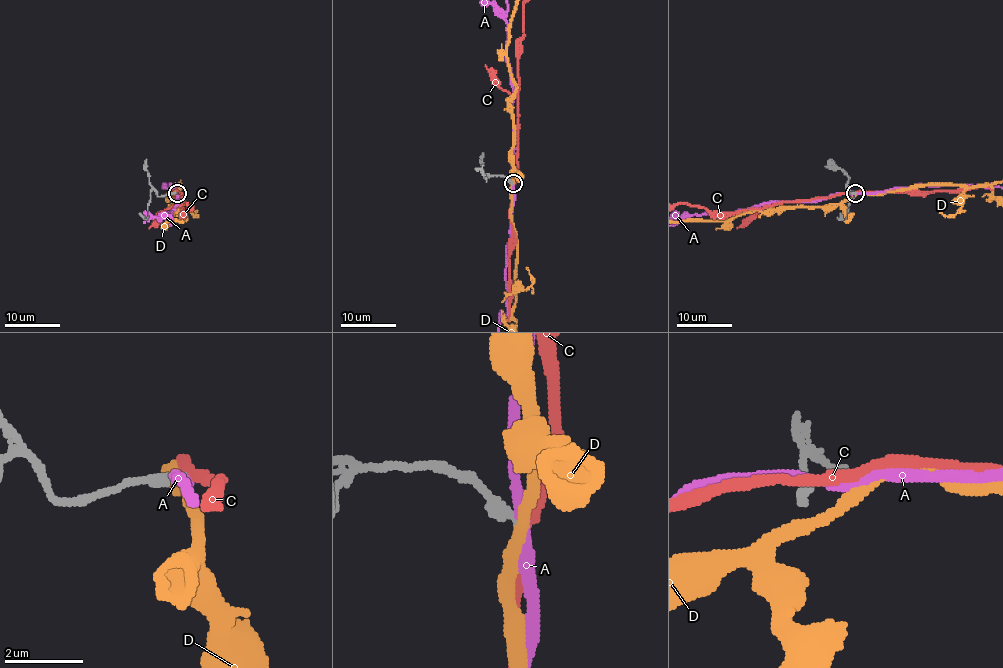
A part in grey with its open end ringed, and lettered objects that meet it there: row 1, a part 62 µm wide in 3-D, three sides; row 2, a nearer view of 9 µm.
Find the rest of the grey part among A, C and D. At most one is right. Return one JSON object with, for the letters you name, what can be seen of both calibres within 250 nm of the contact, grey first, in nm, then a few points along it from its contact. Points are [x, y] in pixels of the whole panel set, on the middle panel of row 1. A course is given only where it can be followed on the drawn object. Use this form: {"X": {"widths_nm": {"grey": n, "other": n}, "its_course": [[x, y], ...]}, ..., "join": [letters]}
{"join": []}

